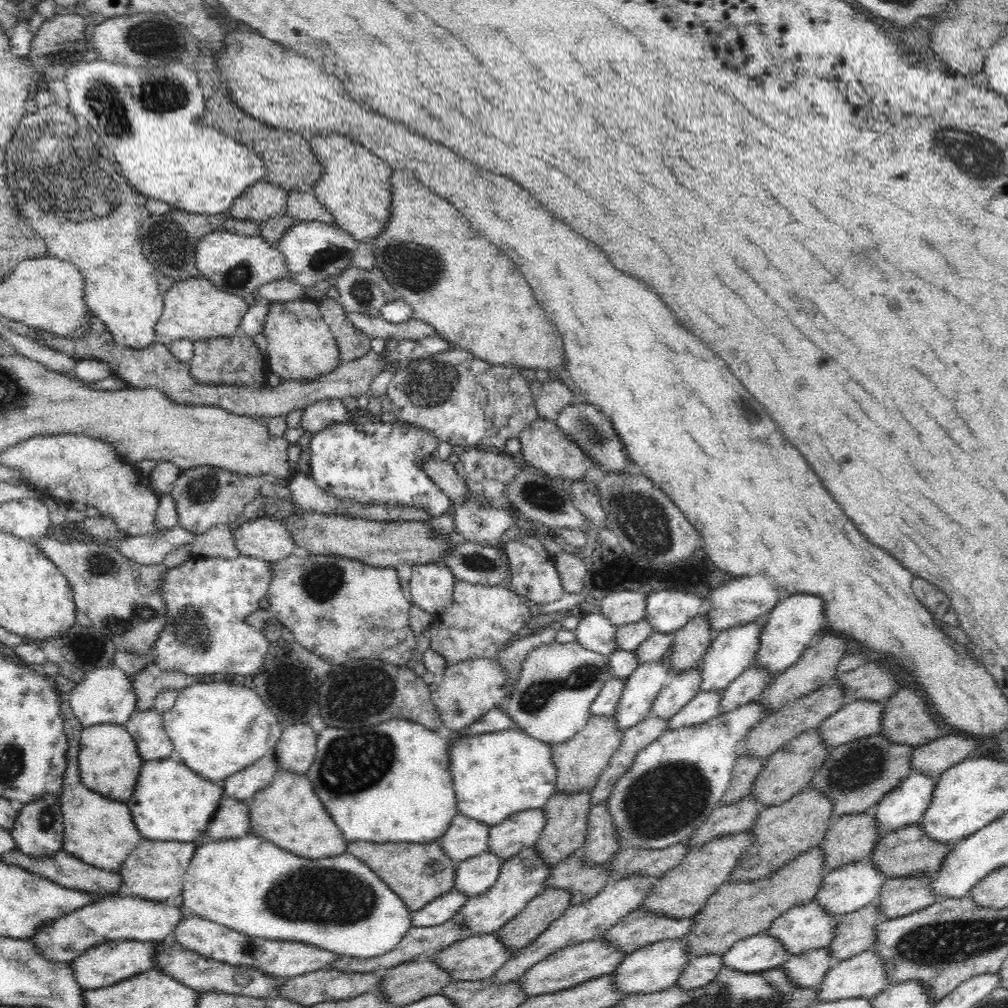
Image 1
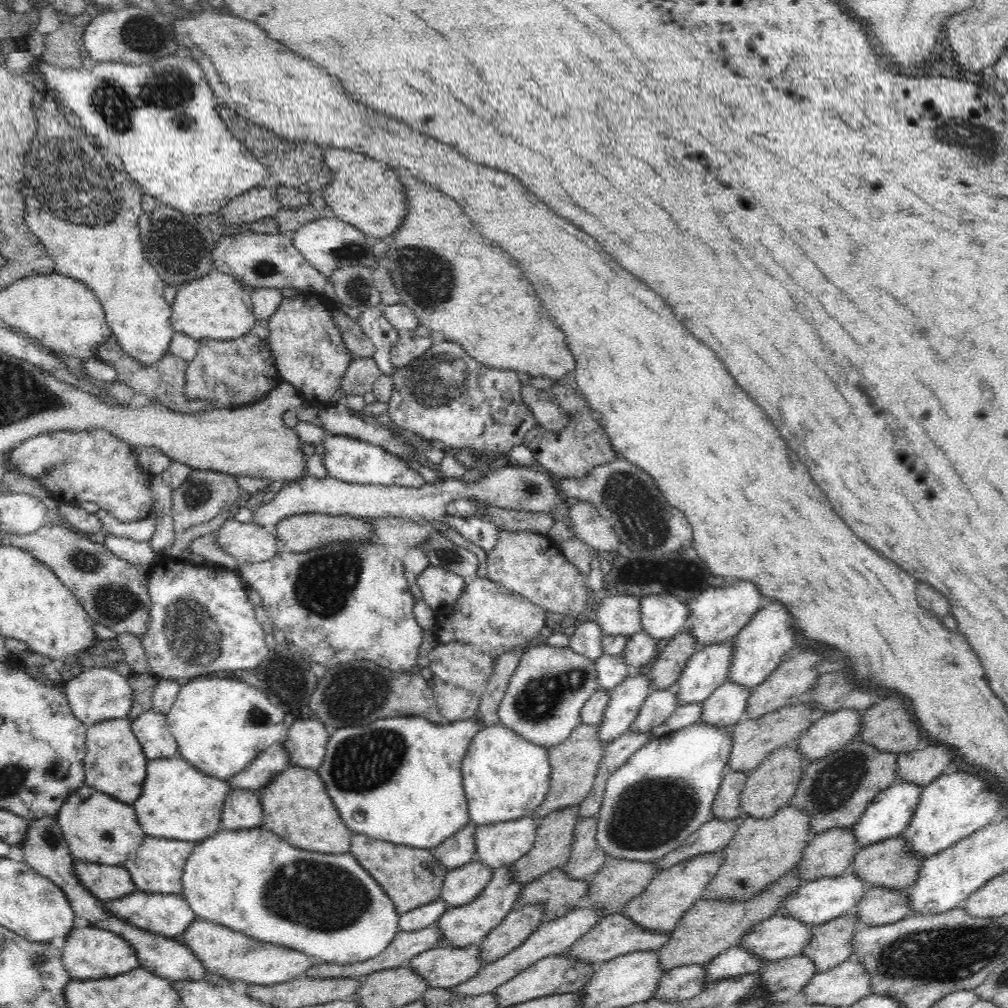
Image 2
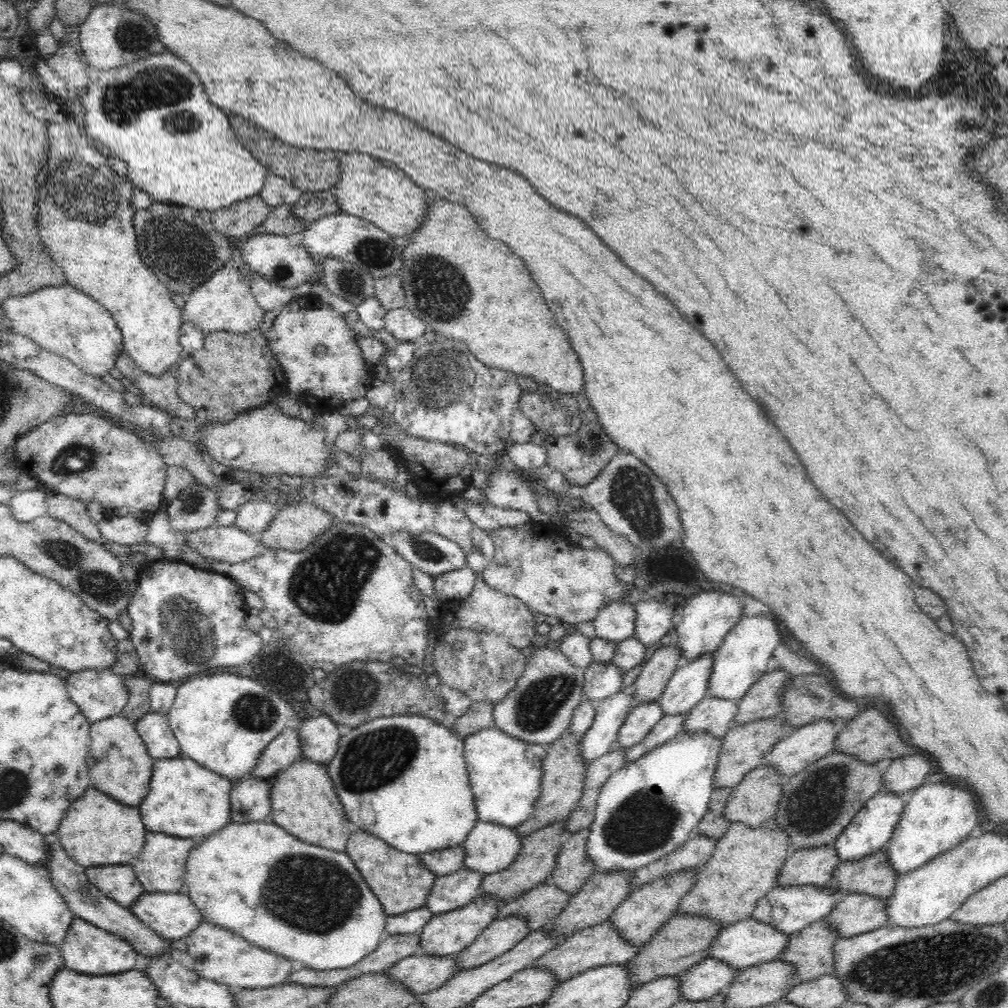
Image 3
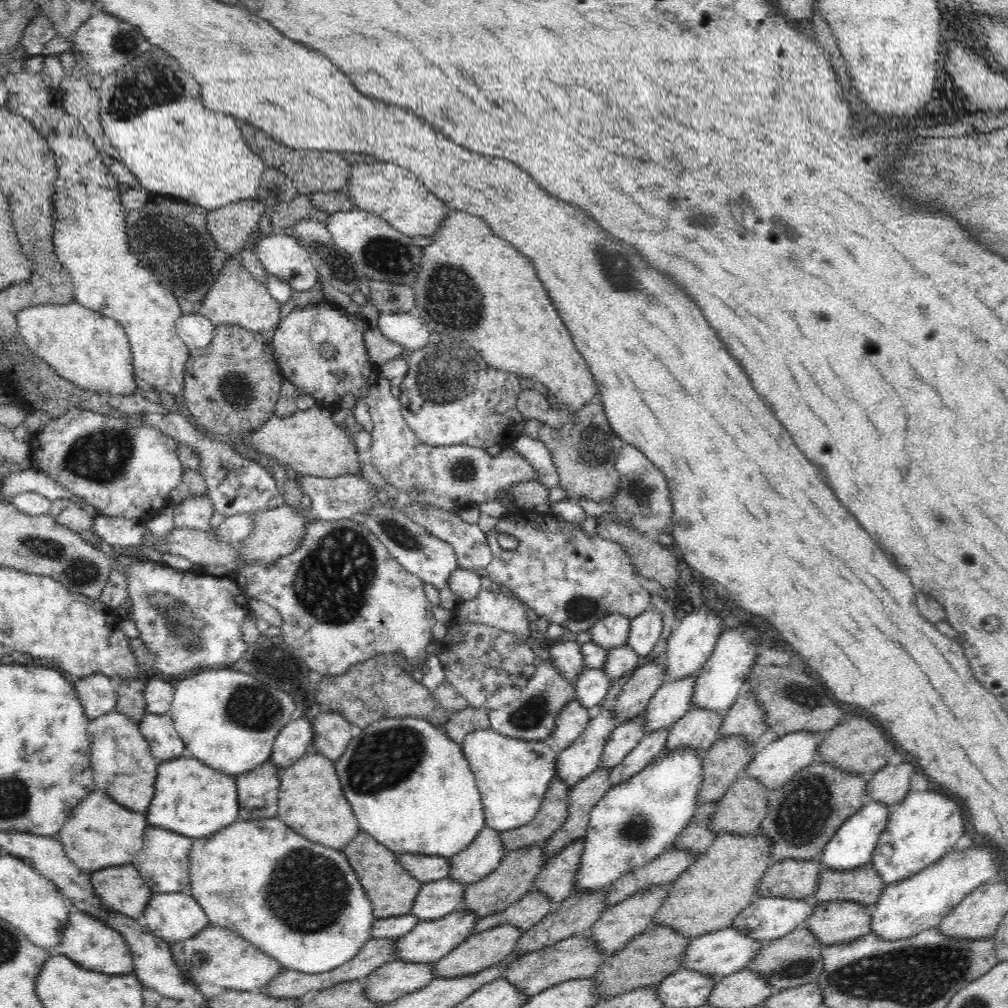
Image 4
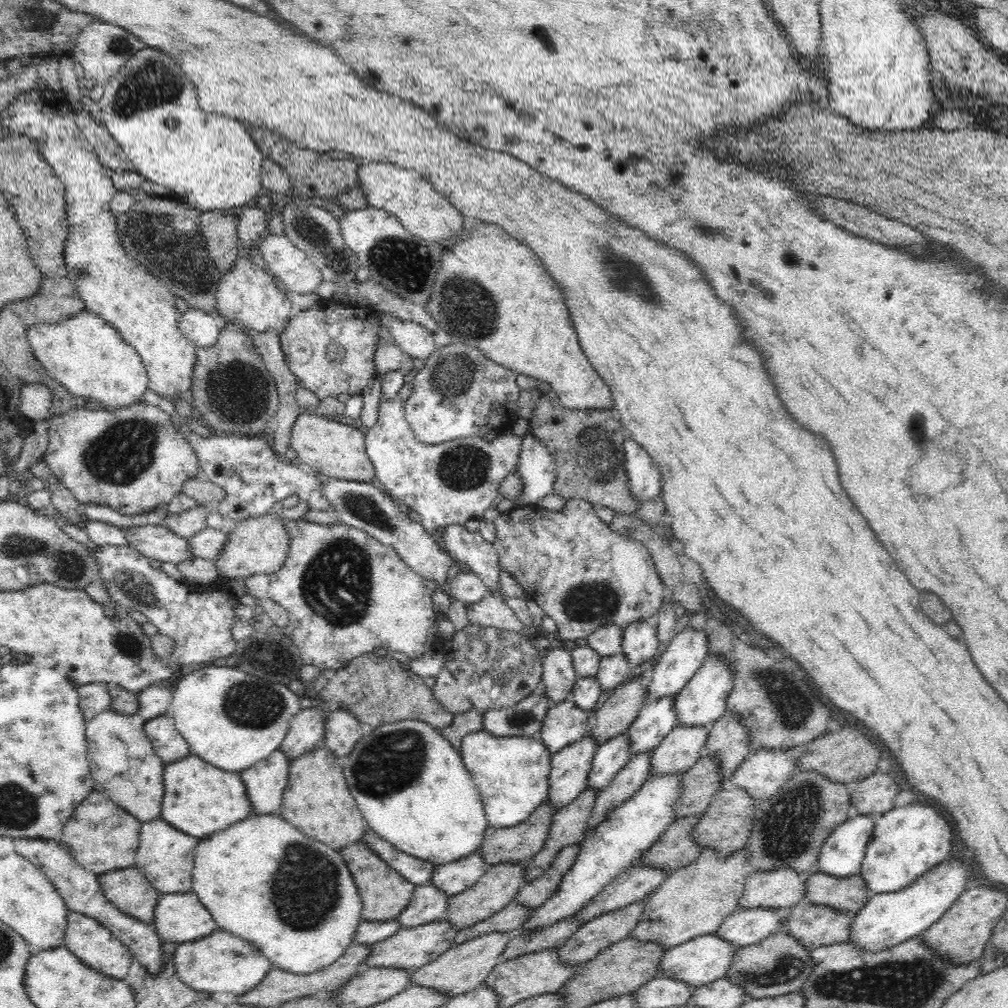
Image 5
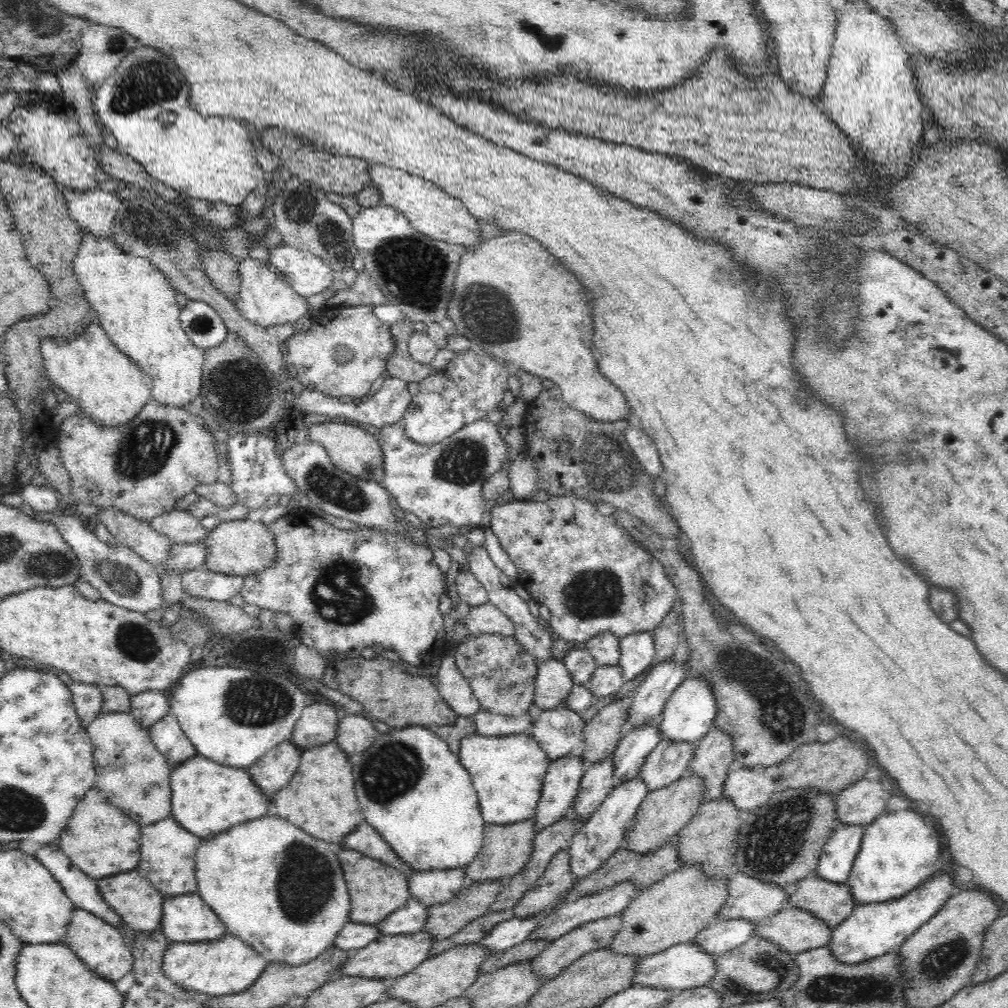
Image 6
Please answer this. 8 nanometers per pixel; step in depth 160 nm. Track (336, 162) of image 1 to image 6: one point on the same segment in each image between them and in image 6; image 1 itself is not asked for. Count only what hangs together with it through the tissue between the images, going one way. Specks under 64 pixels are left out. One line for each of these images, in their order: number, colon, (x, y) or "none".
2: (366, 193)
3: (368, 188)
4: (395, 194)
5: (421, 209)
6: (431, 211)

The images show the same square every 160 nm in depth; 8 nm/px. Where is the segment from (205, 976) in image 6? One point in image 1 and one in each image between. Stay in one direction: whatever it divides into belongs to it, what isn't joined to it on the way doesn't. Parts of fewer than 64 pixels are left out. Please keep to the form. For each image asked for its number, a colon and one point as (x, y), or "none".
1: (284, 959)
2: (228, 954)
3: (220, 955)
4: (217, 955)
5: (220, 963)

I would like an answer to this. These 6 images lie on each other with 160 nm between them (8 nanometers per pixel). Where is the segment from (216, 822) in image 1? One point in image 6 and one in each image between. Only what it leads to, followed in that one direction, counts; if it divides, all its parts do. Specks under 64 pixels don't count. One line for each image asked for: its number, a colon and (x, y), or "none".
2: (242, 809)
3: (250, 798)
4: (258, 789)
5: (265, 782)
6: (272, 772)

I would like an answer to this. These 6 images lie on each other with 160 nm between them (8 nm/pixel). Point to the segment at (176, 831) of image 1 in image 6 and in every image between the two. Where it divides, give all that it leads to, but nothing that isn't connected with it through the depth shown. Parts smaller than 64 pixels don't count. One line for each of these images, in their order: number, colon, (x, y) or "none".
2: (178, 801)
3: (187, 800)
4: (192, 799)
5: (200, 799)
6: (207, 798)

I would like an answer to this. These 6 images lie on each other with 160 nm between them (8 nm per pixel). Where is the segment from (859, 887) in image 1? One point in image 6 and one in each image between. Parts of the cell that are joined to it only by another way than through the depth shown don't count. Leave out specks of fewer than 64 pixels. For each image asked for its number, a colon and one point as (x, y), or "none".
2: (815, 902)
3: (790, 909)
4: (766, 918)
5: (745, 926)
6: (721, 936)

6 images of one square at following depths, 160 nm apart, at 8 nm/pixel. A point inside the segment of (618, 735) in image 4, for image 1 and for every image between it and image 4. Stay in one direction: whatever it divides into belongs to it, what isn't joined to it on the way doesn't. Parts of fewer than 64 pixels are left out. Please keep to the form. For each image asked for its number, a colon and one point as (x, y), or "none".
1: (683, 686)
2: (659, 706)
3: (641, 719)

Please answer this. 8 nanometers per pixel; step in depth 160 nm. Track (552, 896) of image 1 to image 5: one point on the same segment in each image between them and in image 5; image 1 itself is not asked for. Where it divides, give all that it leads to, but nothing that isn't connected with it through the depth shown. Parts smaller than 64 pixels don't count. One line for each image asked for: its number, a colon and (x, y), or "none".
2: (519, 924)
3: (502, 934)
4: (480, 950)
5: (463, 967)

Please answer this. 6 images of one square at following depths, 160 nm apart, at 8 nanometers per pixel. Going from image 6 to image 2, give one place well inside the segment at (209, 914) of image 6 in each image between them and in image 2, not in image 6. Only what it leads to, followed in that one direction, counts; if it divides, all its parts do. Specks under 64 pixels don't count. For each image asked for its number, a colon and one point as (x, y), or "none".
2: (167, 914)
3: (172, 915)
4: (175, 917)
5: (179, 918)

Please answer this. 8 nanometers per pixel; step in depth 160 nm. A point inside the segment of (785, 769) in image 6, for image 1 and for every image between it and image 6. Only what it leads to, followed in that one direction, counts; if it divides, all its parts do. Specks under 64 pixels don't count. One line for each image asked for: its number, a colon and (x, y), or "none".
1: (907, 719)
2: (889, 726)
3: (870, 736)
4: (856, 745)
5: (843, 756)

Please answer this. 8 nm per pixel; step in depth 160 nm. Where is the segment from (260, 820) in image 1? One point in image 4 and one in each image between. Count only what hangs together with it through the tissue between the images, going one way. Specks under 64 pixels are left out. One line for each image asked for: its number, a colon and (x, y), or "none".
2: (295, 805)
3: (303, 802)
4: (310, 799)

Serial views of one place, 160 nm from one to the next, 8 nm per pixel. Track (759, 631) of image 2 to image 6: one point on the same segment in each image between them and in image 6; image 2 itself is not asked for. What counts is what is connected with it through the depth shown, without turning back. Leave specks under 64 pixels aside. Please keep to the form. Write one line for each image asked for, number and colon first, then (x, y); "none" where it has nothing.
3: (741, 660)
4: (718, 684)
5: (702, 701)
6: (690, 712)

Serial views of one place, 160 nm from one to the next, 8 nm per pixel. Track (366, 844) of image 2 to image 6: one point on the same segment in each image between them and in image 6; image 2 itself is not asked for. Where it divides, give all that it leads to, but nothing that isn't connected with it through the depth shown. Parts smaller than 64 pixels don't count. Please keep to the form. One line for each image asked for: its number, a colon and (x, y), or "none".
3: (400, 881)
4: (392, 890)
5: (385, 893)
6: (376, 889)

